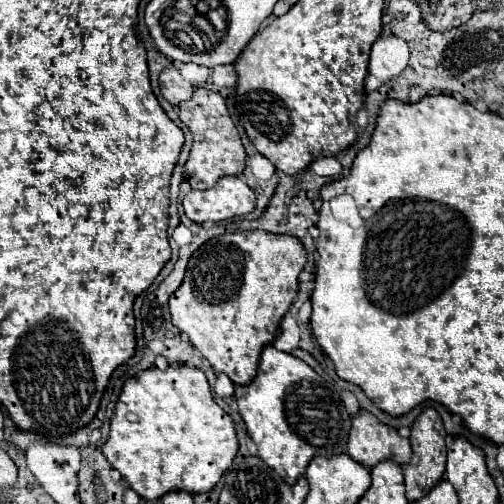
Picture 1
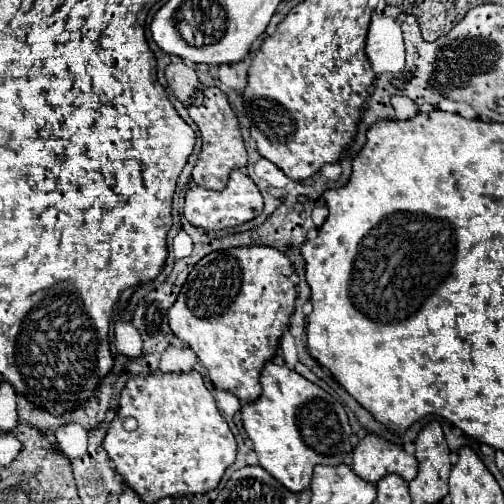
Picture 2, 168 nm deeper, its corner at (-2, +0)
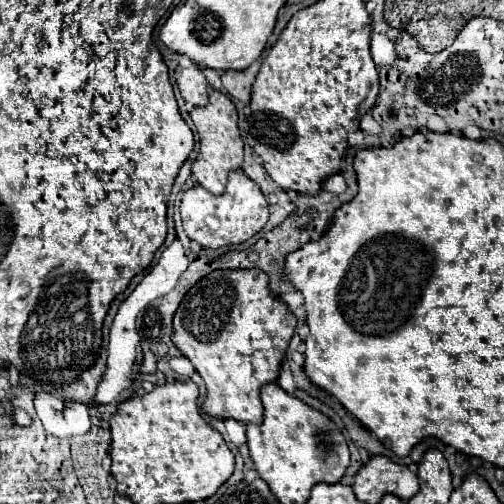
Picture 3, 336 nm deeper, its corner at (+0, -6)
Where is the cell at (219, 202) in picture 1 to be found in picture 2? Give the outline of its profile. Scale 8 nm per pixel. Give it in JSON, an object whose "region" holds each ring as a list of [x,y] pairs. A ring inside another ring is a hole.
{"region":[[[238,169],[230,173],[230,181],[222,191],[208,191],[204,187],[192,187],[186,191],[186,201],[184,201],[184,217],[194,225],[204,231],[218,231],[218,229],[228,229],[240,223],[246,223],[262,213],[264,201],[254,185],[254,181],[248,177],[246,171]]]}

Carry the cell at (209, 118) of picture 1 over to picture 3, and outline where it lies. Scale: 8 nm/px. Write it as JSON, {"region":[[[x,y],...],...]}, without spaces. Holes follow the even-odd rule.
{"region":[[[210,91],[210,101],[206,107],[194,107],[190,111],[190,117],[196,125],[196,131],[200,135],[200,151],[192,165],[192,175],[196,181],[208,189],[210,193],[222,193],[226,187],[226,177],[230,171],[240,169],[242,165],[242,137],[238,131],[238,113],[234,103],[228,95],[220,91]]]}

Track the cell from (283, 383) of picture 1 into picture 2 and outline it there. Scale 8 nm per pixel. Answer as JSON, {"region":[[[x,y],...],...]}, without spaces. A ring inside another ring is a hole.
{"region":[[[274,361],[264,365],[260,383],[260,397],[240,409],[244,431],[254,443],[260,467],[276,477],[286,489],[298,493],[310,487],[314,465],[340,465],[352,451],[352,429],[346,407],[316,383]]]}

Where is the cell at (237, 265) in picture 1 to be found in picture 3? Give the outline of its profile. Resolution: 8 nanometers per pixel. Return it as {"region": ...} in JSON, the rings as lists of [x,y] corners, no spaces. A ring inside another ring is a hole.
{"region":[[[258,269],[246,271],[214,271],[198,281],[182,299],[174,315],[172,343],[188,357],[204,379],[208,395],[202,409],[216,419],[234,419],[240,423],[262,423],[260,389],[274,383],[280,373],[288,343],[296,329],[296,317],[268,293],[268,275]]]}

